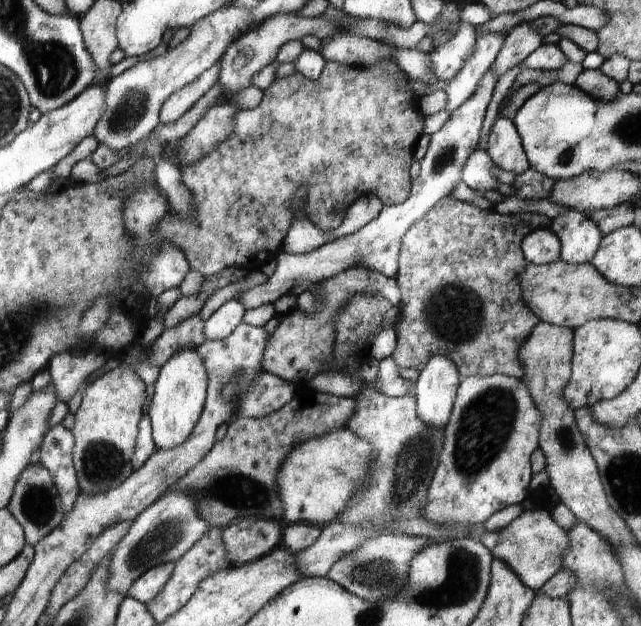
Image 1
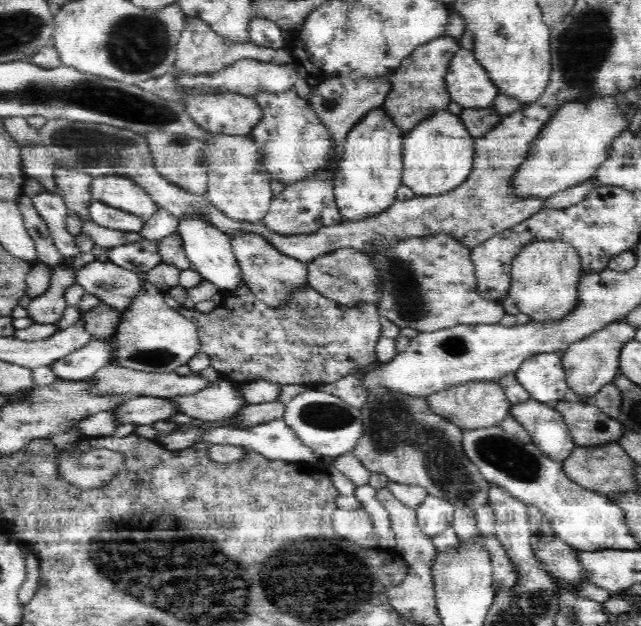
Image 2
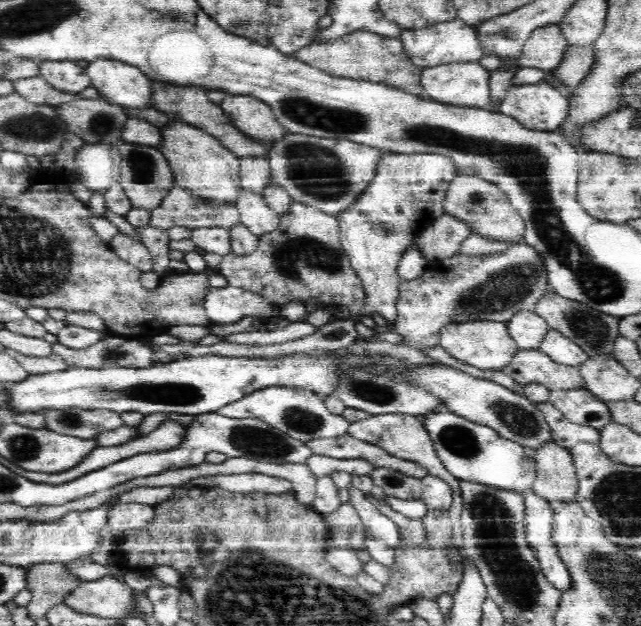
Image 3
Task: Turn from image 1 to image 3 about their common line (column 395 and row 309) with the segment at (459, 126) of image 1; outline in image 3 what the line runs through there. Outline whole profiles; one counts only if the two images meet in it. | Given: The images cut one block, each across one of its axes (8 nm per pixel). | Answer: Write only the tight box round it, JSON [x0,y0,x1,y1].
[204,285,280,324]

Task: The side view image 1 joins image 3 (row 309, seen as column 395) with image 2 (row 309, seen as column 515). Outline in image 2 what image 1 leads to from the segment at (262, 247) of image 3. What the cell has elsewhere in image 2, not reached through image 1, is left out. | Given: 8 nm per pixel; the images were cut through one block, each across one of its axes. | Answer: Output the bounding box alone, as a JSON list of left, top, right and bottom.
[185,281,381,385]

